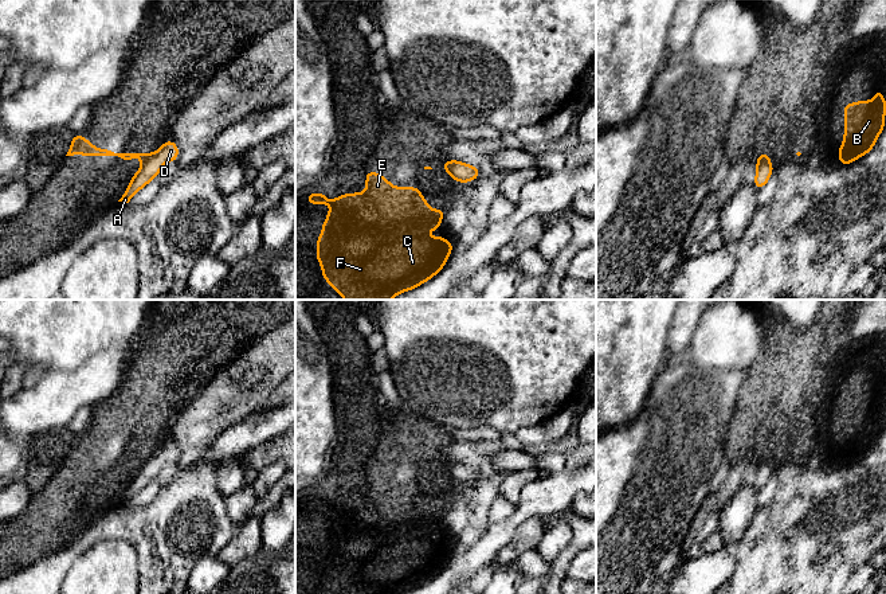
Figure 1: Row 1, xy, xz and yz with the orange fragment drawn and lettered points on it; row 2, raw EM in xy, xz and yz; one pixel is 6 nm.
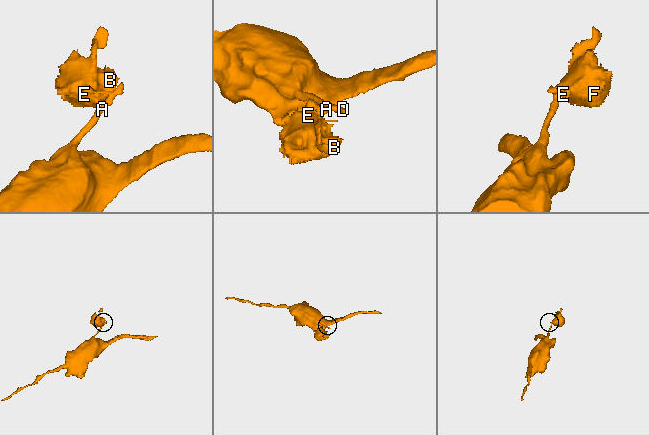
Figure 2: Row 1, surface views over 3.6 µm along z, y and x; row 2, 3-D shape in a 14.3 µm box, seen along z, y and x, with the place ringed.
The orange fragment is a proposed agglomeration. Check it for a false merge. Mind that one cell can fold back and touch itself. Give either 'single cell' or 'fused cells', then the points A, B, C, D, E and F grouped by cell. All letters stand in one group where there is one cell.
fused cells; groups A D / B C E F

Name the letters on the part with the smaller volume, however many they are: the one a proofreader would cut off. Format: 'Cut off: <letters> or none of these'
Cut off: B, C, E, F

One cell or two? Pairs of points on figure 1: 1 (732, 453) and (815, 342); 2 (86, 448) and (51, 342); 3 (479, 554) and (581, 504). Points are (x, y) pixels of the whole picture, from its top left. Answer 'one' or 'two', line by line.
1: one
2: two
3: two

